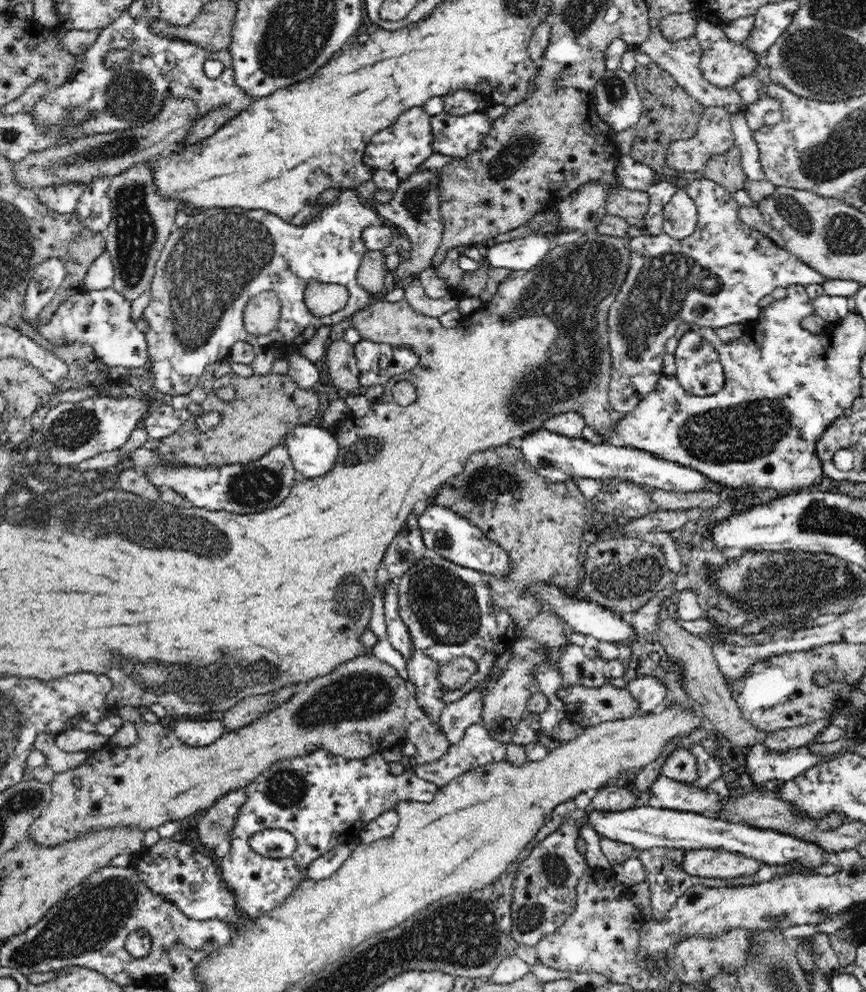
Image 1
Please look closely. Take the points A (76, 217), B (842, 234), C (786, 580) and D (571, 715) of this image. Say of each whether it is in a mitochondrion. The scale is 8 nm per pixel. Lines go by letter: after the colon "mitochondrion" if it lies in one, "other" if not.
A: other
B: mitochondrion
C: mitochondrion
D: other

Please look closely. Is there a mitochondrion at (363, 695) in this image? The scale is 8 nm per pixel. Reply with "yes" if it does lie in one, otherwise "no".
yes

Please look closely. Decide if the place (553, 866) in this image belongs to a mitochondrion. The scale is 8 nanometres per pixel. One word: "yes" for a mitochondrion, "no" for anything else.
yes

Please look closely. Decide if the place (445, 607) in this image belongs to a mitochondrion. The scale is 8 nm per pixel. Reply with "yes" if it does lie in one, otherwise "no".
yes

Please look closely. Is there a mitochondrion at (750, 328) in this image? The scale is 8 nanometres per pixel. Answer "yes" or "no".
no

